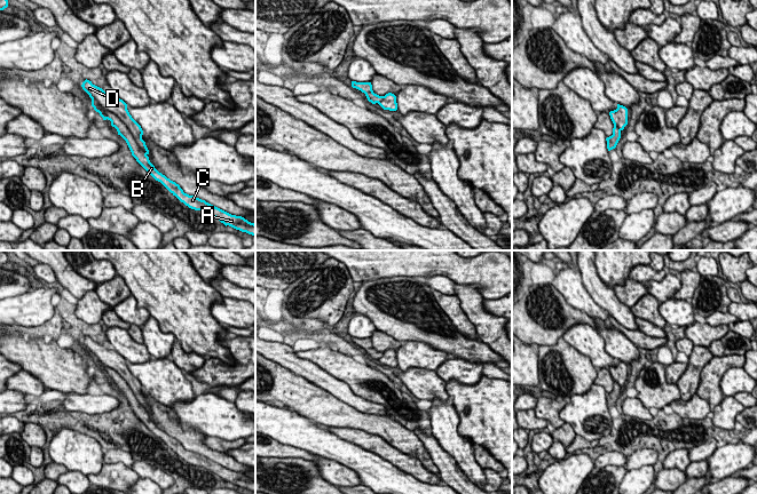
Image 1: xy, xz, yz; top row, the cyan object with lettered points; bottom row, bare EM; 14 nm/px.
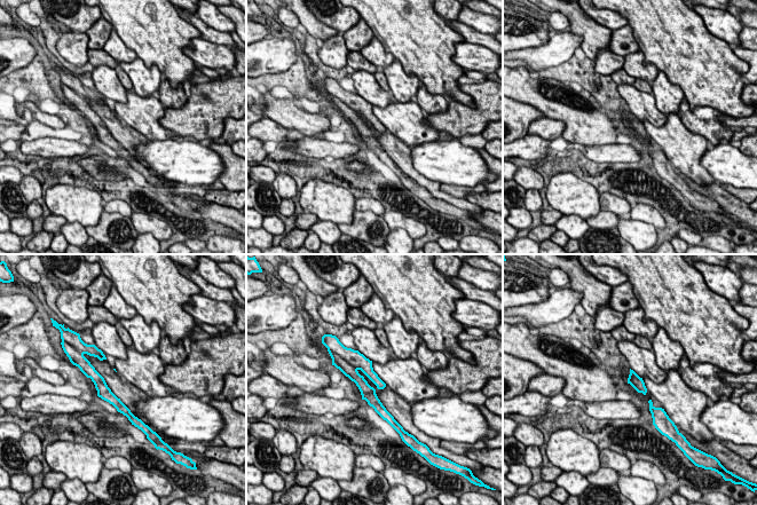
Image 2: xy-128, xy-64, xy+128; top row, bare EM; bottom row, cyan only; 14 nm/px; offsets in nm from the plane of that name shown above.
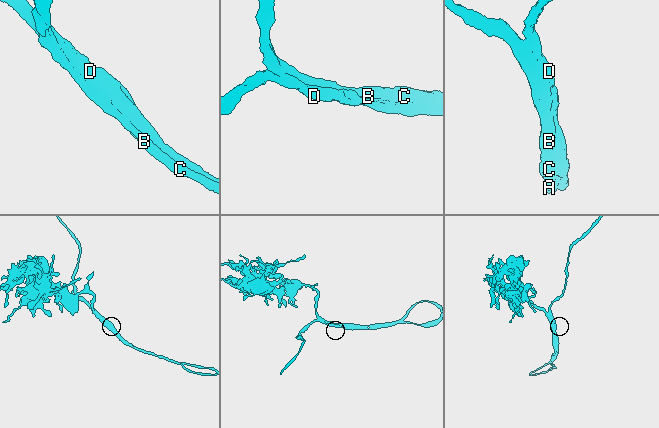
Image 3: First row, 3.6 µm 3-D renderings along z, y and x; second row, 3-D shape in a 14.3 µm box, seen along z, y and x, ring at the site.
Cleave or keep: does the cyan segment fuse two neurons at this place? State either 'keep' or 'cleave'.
keep

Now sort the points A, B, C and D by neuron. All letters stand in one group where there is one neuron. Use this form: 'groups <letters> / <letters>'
groups A B C D

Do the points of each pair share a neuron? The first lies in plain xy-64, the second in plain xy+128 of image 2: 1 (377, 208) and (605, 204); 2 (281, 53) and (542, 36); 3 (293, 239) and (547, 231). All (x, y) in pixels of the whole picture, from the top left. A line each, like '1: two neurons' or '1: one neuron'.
1: one neuron
2: two neurons
3: one neuron

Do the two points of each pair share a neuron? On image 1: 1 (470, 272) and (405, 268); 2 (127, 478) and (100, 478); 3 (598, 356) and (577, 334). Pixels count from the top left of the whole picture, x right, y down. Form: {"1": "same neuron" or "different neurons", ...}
{"1": "same neuron", "2": "same neuron", "3": "same neuron"}

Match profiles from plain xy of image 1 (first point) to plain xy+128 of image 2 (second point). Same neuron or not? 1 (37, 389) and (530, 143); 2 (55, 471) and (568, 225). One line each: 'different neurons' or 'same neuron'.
1: different neurons
2: different neurons

